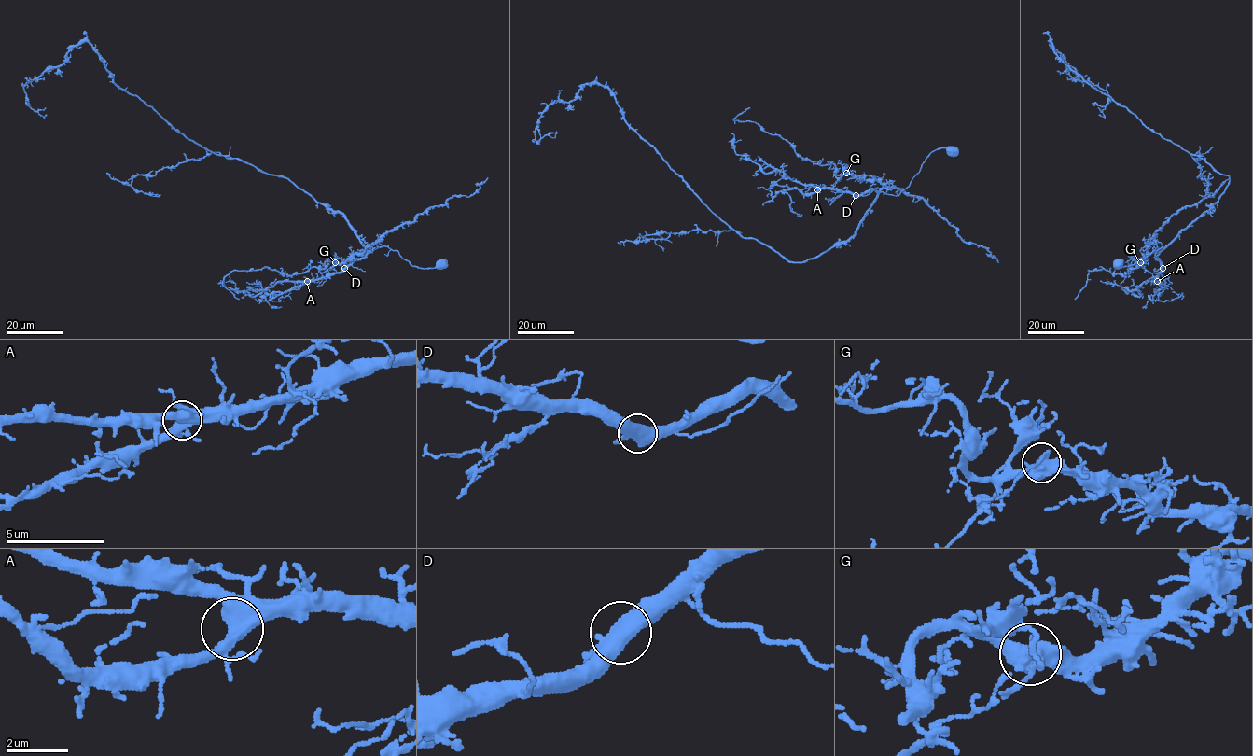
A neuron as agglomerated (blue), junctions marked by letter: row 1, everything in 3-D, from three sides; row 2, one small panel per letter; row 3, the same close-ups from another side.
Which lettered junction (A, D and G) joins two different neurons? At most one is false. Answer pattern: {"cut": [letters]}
{"cut": ["G"]}

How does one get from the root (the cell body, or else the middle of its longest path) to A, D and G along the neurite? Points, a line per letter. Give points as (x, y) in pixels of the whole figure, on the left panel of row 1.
A: (441, 263), (421, 269), (404, 259), (396, 250), (382, 246), (355, 258), (340, 272), (307, 281)
D: (441, 263), (421, 269), (404, 259), (396, 250), (382, 246), (368, 251), (344, 268)
G: (441, 263), (421, 269), (385, 246), (369, 251), (372, 244), (361, 253), (354, 253), (347, 259), (336, 263)

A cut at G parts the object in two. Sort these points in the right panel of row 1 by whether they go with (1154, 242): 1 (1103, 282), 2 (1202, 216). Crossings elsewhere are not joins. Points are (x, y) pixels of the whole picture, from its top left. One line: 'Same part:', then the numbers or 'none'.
Same part: none

